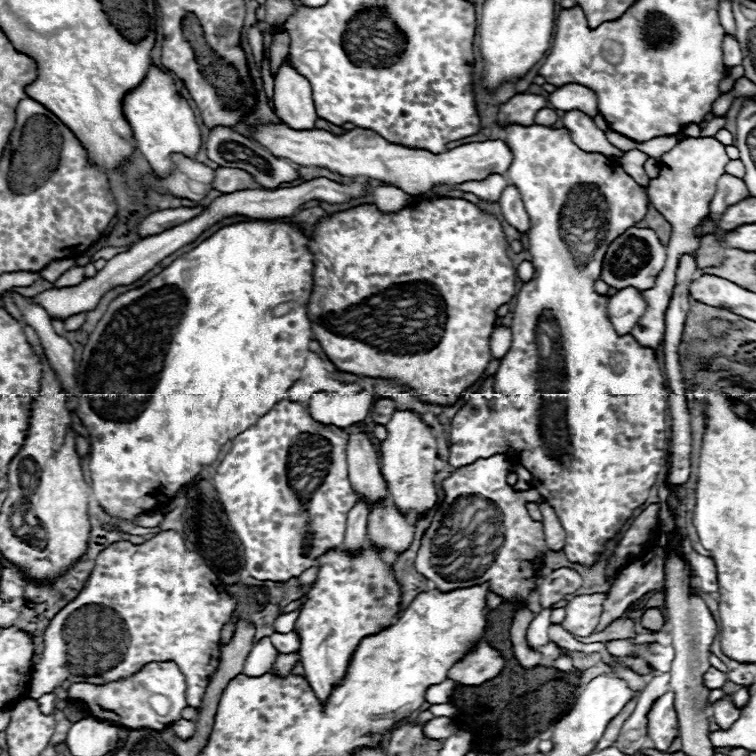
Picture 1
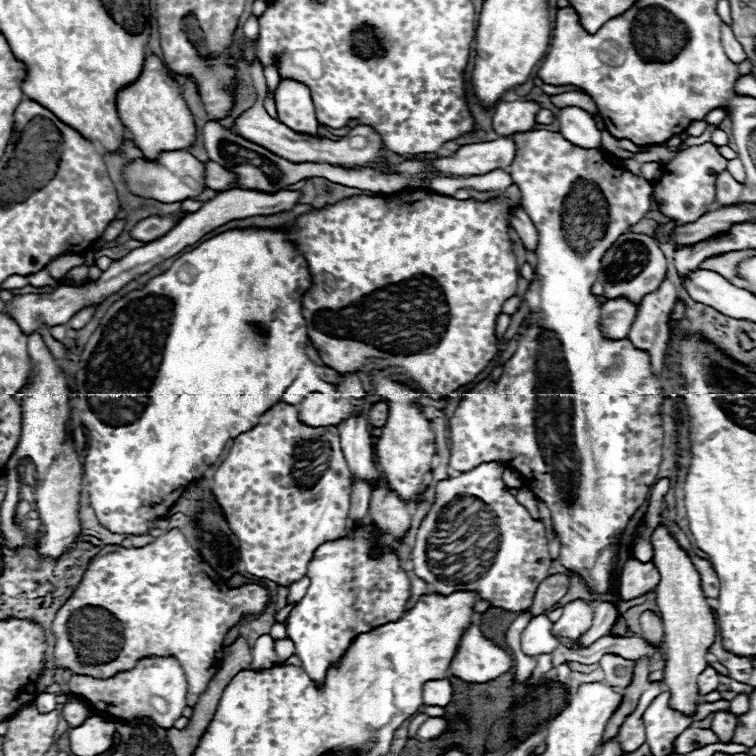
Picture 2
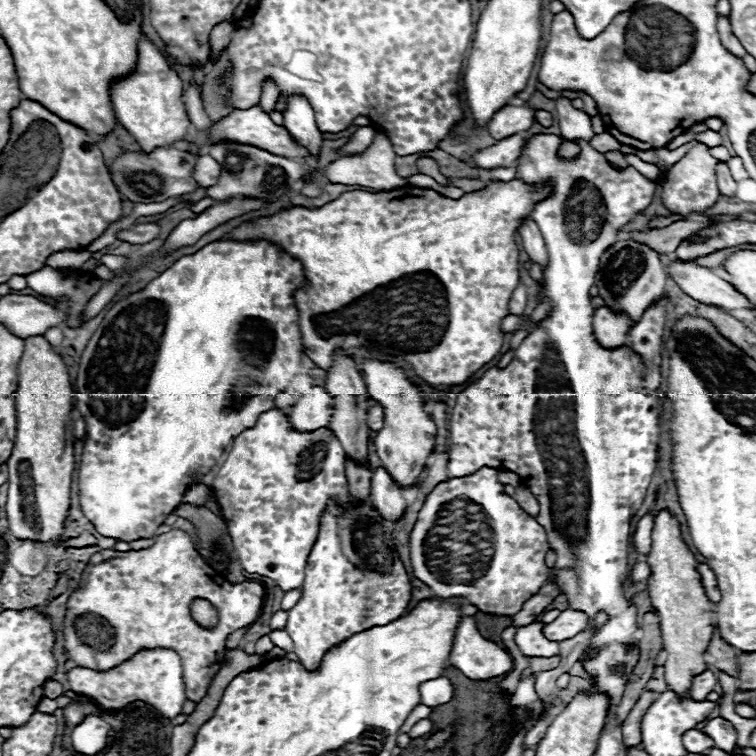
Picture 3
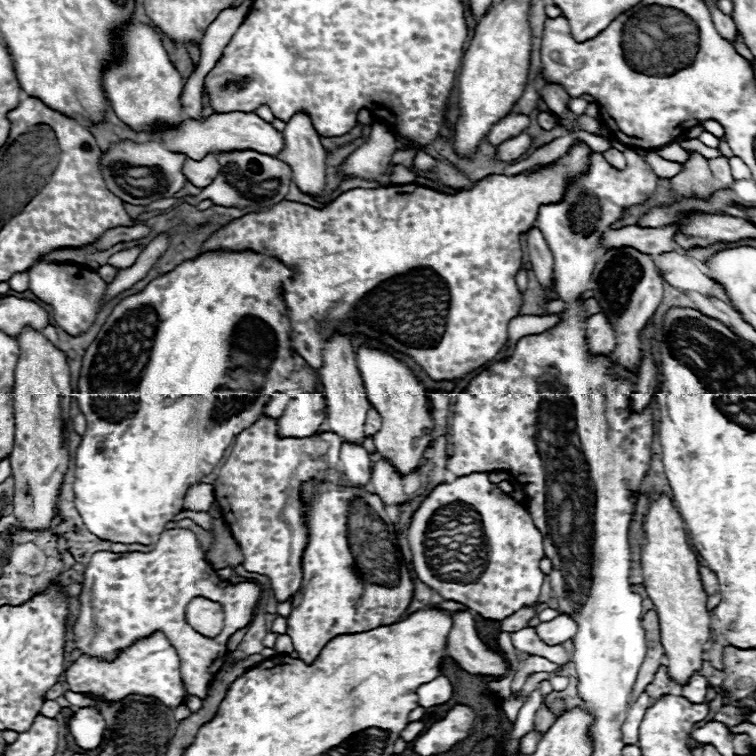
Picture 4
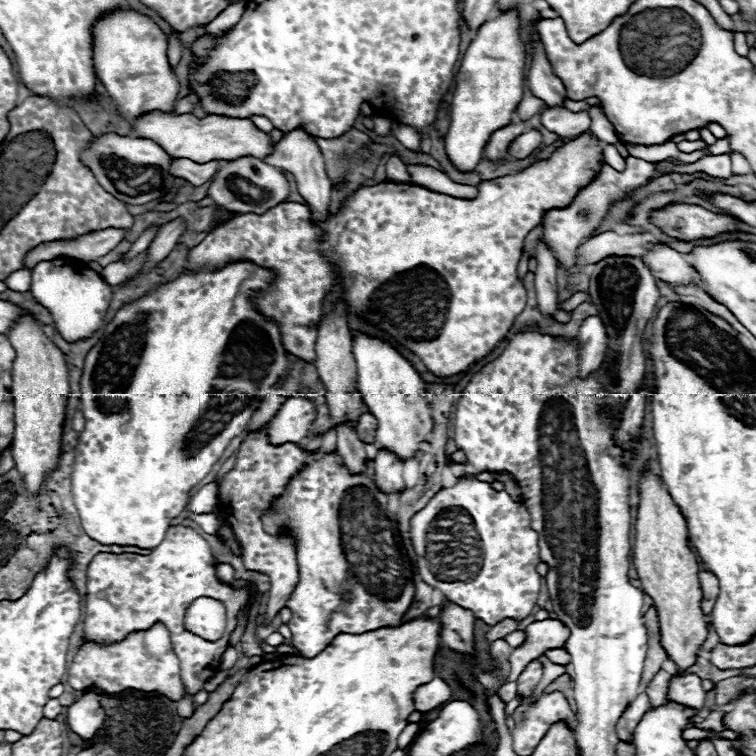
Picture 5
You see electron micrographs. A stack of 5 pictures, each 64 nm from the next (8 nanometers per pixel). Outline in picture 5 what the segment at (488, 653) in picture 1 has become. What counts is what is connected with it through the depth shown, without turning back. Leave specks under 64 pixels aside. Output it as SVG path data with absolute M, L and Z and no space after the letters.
M446 604L440 614L444 624L442 628L442 646L464 656L474 654L474 614L456 604Z

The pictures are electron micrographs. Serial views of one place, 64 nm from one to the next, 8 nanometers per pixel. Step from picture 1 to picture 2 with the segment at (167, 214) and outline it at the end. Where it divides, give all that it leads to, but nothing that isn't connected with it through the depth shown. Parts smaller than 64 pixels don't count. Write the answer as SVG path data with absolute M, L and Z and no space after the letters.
M146 218L140 220L134 230L132 230L132 238L140 240L140 242L150 242L154 238L160 238L164 232L168 232L168 228L174 228L176 222L180 222L182 218Z

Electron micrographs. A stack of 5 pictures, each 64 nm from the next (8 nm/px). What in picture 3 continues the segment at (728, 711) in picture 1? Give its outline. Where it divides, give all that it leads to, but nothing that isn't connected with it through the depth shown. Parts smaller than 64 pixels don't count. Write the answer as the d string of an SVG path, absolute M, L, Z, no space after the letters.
M718 716L706 724L704 732L716 742L716 748L720 748L724 752L732 752L732 748L736 744L736 728L732 726L732 722Z

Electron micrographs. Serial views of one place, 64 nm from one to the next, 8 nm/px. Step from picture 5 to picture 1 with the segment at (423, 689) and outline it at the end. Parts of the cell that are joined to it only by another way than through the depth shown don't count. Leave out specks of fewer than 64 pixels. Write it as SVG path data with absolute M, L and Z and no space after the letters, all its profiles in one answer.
M444 680L440 684L432 684L428 690L426 690L426 702L430 704L444 704L444 702L450 702L452 698L452 692L454 692L454 686L456 682L454 680Z

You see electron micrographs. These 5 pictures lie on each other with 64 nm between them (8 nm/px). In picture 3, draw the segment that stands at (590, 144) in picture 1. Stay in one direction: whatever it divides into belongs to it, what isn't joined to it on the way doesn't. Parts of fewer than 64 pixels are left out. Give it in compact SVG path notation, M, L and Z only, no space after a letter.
M560 96L554 100L556 102L556 112L558 112L558 124L560 124L560 134L566 140L586 140L590 142L596 134L592 130L590 116L584 110L572 108L570 100Z

